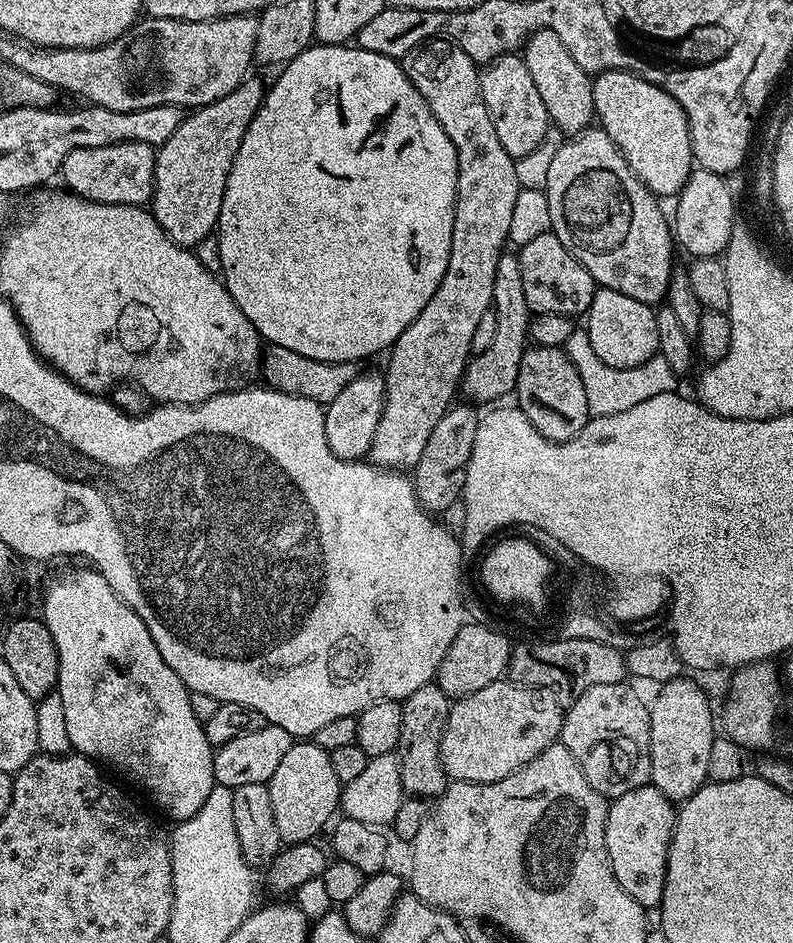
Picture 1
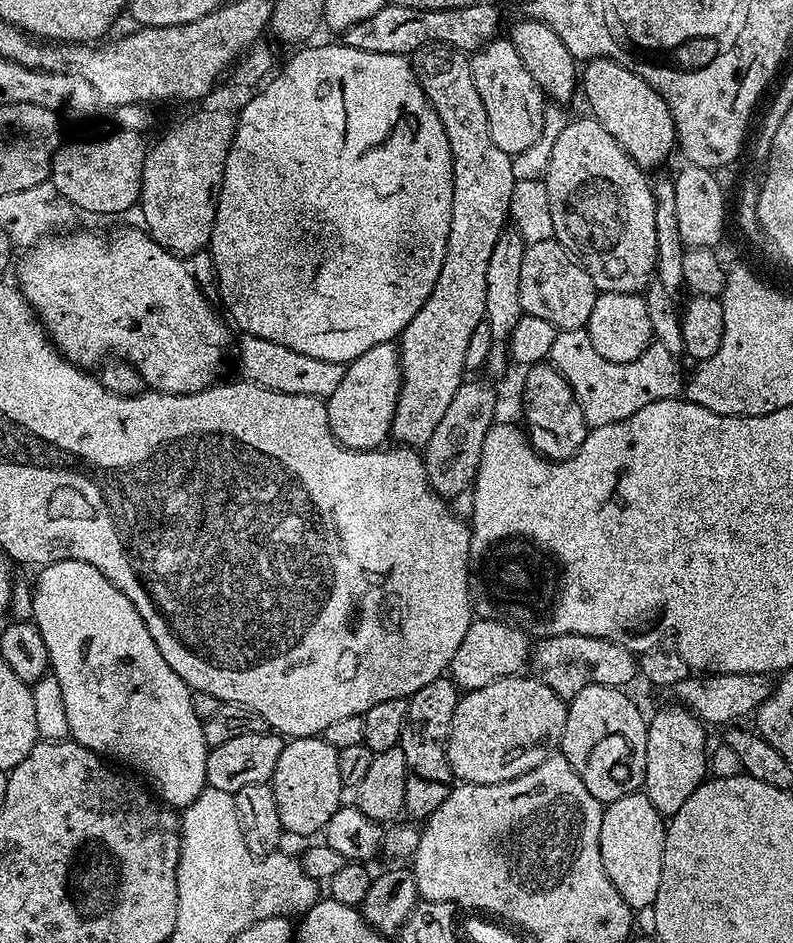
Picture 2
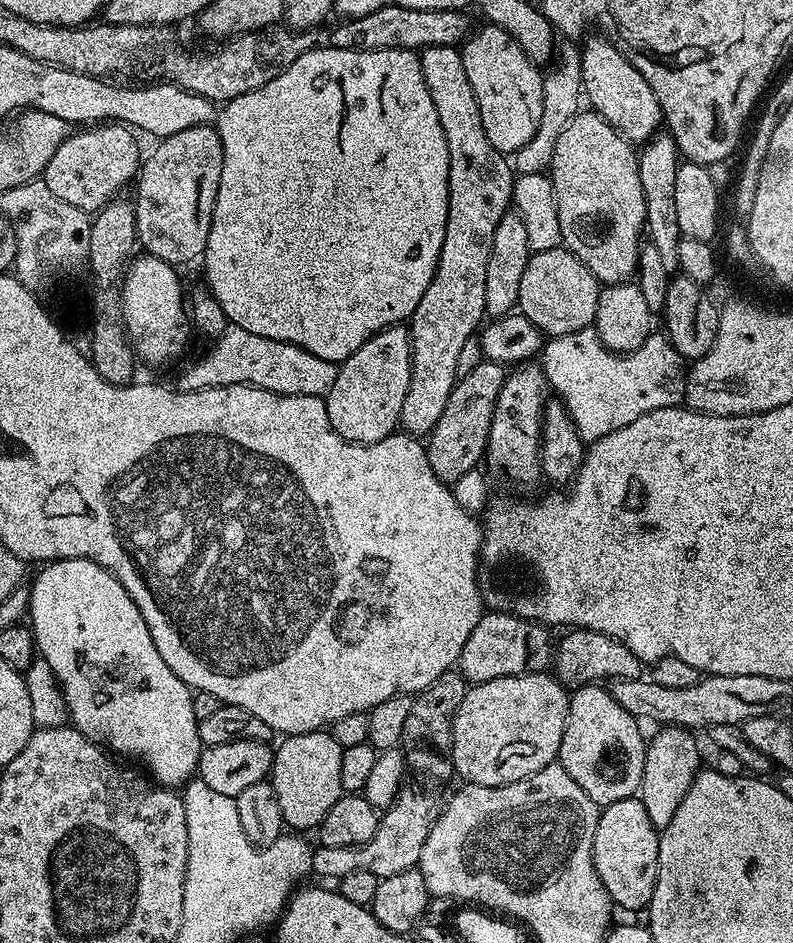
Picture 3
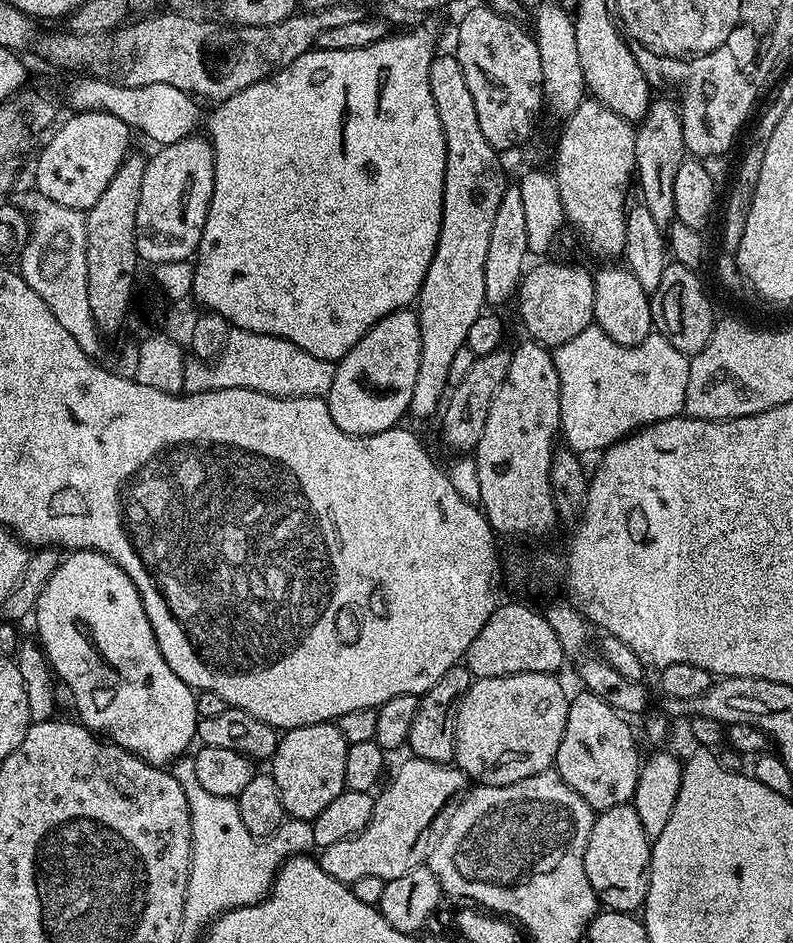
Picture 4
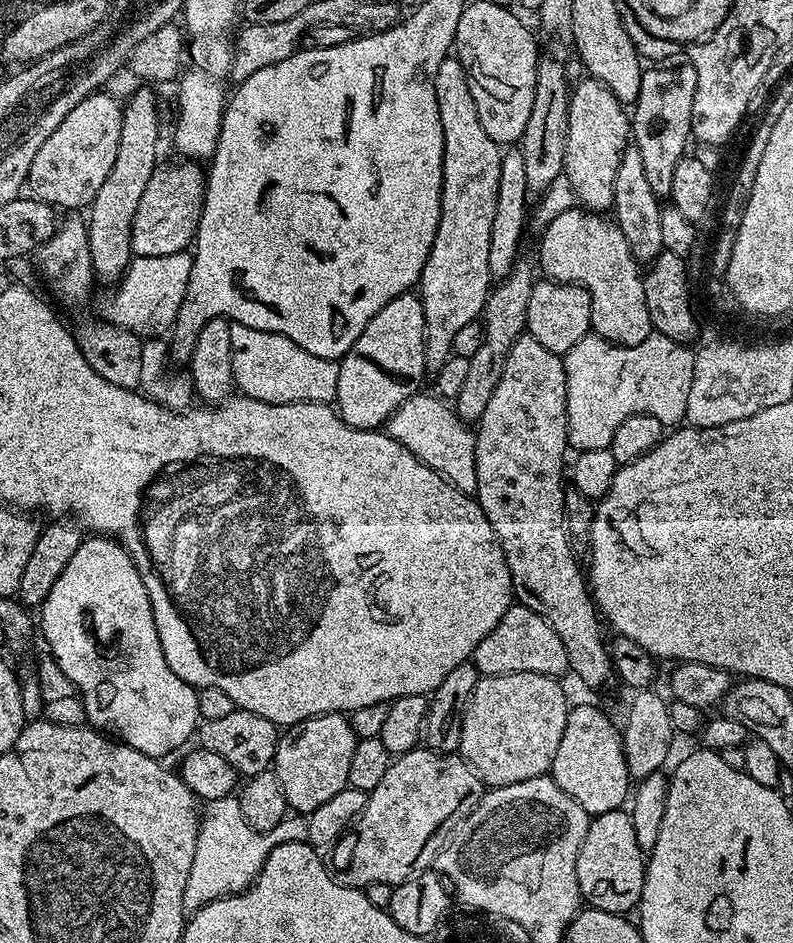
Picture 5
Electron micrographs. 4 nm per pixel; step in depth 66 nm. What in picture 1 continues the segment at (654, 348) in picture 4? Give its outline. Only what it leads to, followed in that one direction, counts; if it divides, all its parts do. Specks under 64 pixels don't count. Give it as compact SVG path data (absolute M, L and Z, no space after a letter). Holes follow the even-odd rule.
M576 328L565 344L565 352L574 362L582 378L586 391L588 409L593 415L605 416L606 414L622 413L624 410L644 402L657 394L664 394L677 389L678 377L673 368L659 354L652 356L642 366L632 368L618 368L606 365L602 358L594 351L590 343L587 329Z

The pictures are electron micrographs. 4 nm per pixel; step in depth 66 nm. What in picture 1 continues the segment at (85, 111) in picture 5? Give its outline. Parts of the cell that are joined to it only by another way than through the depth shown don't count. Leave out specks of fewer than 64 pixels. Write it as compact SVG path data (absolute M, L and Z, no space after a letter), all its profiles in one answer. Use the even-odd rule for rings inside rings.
M122 142L114 146L94 146L93 148L79 148L78 150L70 150L70 154L66 154L66 158L62 162L58 176L62 181L64 179L63 187L67 191L73 192L75 196L86 198L90 202L98 202L99 204L135 204L137 206L144 206L152 199L152 187L154 186L154 166L156 165L156 148L150 144L143 144L142 142Z

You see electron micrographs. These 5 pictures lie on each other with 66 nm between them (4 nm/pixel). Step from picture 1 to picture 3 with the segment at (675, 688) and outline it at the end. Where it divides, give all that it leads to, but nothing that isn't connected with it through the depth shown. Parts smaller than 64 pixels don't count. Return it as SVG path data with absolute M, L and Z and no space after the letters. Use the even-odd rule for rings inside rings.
M664 726L656 737L647 741L642 766L642 782L638 798L642 806L646 806L646 814L650 814L650 822L654 822L657 830L670 826L678 806L682 806L682 798L686 798L686 790L694 782L697 772L701 771L700 748L691 731L675 726Z

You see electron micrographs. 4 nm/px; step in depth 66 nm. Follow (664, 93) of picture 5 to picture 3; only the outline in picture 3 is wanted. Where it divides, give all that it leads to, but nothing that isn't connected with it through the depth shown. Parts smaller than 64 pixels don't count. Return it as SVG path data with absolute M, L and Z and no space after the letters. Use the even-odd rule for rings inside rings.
M657 134L639 149L638 159L638 174L642 178L642 198L646 198L644 232L650 243L657 248L666 270L672 274L680 267L678 246L682 237L678 226L678 209L674 202L674 182L678 178L682 157L672 136Z

